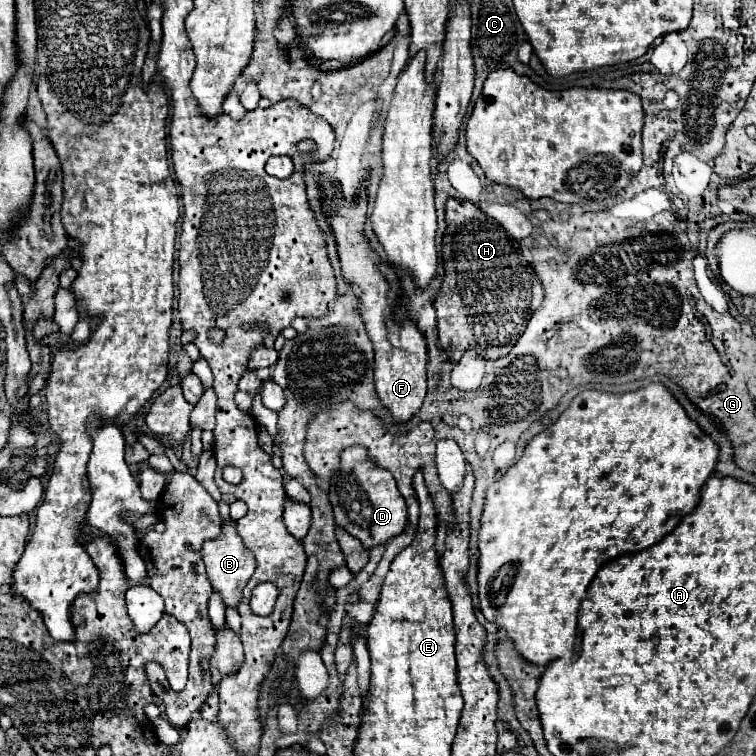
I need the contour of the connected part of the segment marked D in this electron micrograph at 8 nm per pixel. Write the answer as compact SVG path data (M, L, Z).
M361 445L347 447L341 455L341 469L331 481L329 499L335 511L335 523L349 535L357 537L365 549L383 545L401 535L407 525L407 507L393 475L369 461Z

